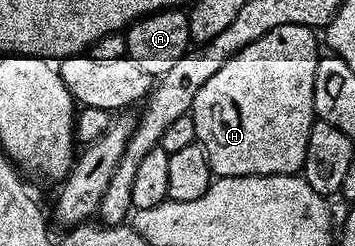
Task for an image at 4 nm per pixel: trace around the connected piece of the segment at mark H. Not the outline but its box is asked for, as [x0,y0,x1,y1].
[189,25,321,176]

